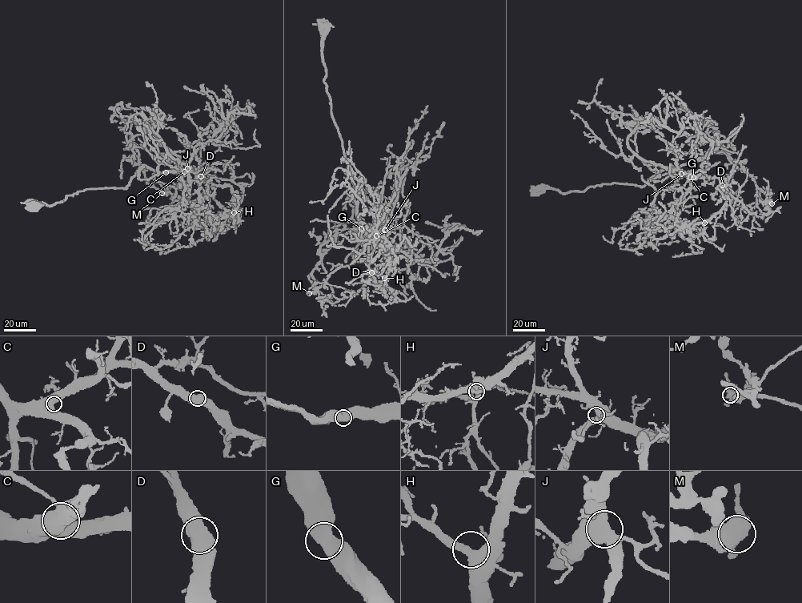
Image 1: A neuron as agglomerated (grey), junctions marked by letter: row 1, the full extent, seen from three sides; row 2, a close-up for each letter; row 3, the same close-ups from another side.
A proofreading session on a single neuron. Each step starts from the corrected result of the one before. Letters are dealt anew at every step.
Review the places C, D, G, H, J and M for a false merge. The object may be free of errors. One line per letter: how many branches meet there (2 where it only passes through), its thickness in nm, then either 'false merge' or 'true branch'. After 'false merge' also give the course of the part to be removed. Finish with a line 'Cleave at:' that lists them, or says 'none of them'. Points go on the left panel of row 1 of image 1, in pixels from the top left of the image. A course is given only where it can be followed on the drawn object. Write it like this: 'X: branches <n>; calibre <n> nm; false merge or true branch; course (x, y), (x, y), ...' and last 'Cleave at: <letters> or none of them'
C: branches 2; calibre 750 nm; true branch
D: branches 2; calibre 700 nm; true branch
G: branches 2; calibre 750 nm; true branch
H: branches 2; calibre 550 nm; true branch
J: branches 2; calibre 650 nm; true branch
M: branches 2; calibre 750 nm; true branch
Cleave at: none of them

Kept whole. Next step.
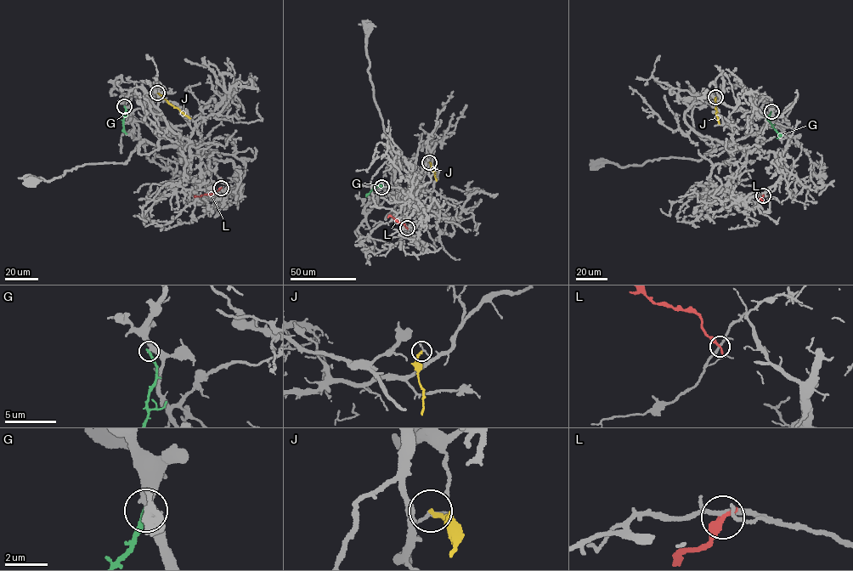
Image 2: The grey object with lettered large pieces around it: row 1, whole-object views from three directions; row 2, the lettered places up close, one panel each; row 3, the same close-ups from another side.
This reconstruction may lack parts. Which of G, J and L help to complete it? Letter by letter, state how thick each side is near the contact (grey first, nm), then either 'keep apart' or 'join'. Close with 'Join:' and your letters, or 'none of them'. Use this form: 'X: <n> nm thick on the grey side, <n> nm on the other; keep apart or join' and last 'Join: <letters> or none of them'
G: 380 nm thick on the grey side, 240 nm on the other; keep apart
J: 100 nm thick on the grey side, 170 nm on the other; keep apart
L: 180 nm thick on the grey side, 320 nm on the other; keep apart
Join: none of them

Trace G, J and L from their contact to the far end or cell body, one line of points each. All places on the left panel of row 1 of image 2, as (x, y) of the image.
G: (124, 106), (123, 130), (127, 133)
J: (157, 93), (190, 118)
L: (221, 188), (209, 195), (194, 196)

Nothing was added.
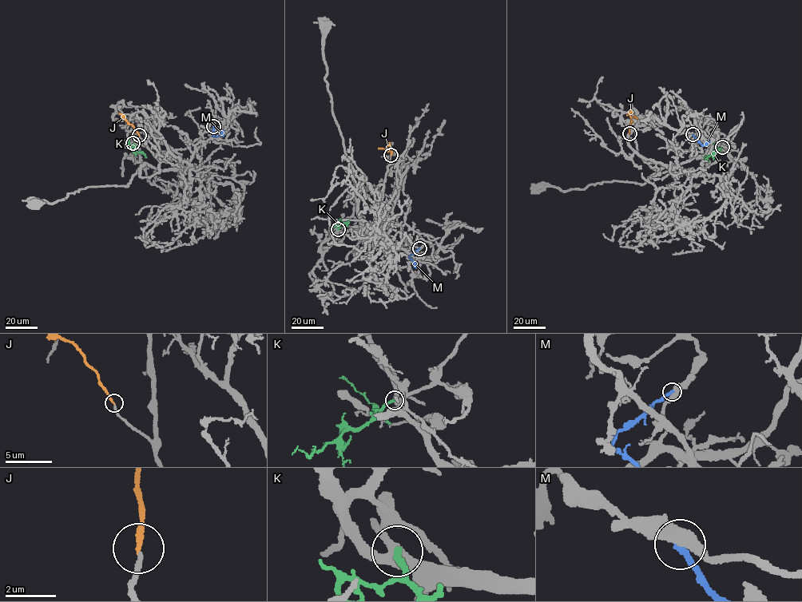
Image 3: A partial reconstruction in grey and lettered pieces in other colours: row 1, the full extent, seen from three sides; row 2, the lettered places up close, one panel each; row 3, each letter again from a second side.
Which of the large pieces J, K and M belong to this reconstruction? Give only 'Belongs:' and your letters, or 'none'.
Belongs: J

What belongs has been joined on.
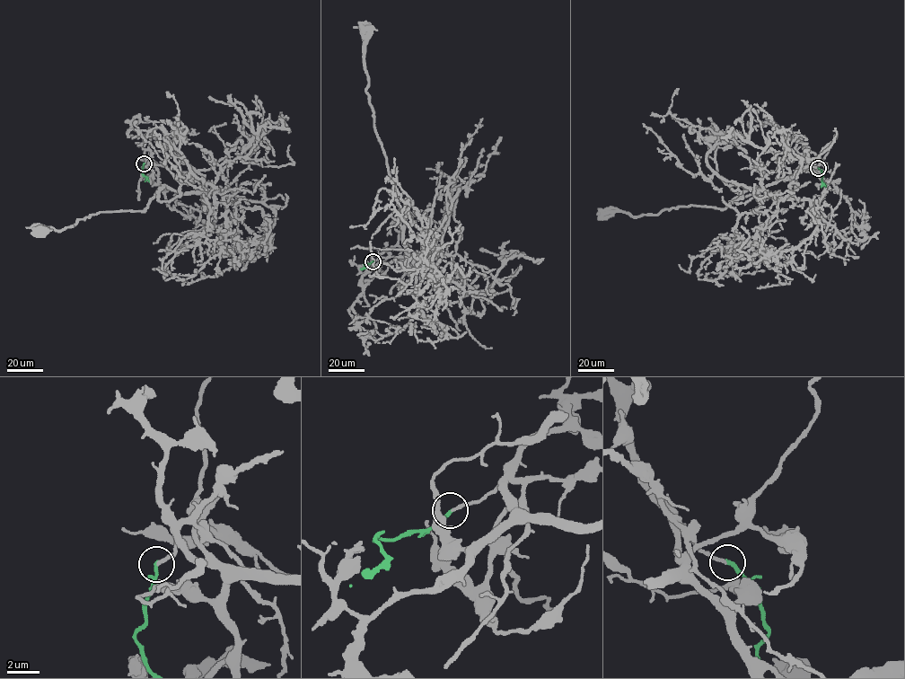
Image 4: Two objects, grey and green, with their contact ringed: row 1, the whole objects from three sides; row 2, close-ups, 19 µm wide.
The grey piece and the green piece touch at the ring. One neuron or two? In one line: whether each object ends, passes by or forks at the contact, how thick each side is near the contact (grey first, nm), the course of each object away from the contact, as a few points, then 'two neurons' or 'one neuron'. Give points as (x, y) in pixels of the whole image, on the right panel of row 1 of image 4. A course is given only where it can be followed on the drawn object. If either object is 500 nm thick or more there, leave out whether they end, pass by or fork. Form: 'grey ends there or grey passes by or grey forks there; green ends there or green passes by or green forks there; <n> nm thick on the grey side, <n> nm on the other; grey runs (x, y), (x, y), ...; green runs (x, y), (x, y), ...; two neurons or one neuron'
grey passes by; green ends there; 140 nm thick on the grey side, 240 nm on the other; grey runs (818, 168), (799, 154), (788, 198), (760, 189), (724, 208), (690, 205), (638, 216), (606, 214); green runs (818, 168), (825, 187); one neuron

